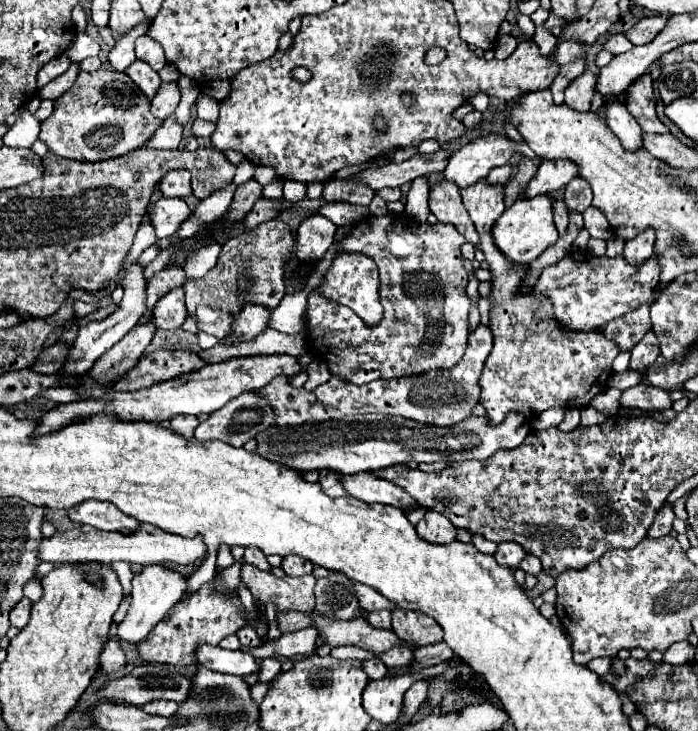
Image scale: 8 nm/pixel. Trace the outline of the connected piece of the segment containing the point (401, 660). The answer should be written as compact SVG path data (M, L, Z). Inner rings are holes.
M395 645L395 649L389 649L389 653L379 653L379 659L391 669L391 667L405 667L413 659L413 651L407 649L407 645Z

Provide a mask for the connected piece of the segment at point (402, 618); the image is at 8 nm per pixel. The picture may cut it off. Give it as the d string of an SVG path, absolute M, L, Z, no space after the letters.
M395 609L393 631L401 641L407 641L407 645L415 645L415 647L443 641L443 629L439 629L435 619L427 617L425 613L411 613L403 609Z

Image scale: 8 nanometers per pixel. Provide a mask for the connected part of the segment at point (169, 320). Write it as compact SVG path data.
M171 289L171 293L165 293L153 307L153 323L159 329L177 329L183 325L187 317L185 309L185 295L183 289Z

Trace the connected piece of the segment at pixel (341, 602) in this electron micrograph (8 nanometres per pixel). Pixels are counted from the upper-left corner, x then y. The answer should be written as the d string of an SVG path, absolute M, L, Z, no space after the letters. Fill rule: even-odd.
M331 573L323 579L317 579L315 583L315 611L325 615L333 613L335 619L353 621L363 617L361 605L355 595L355 587L349 577L343 577L343 573Z

